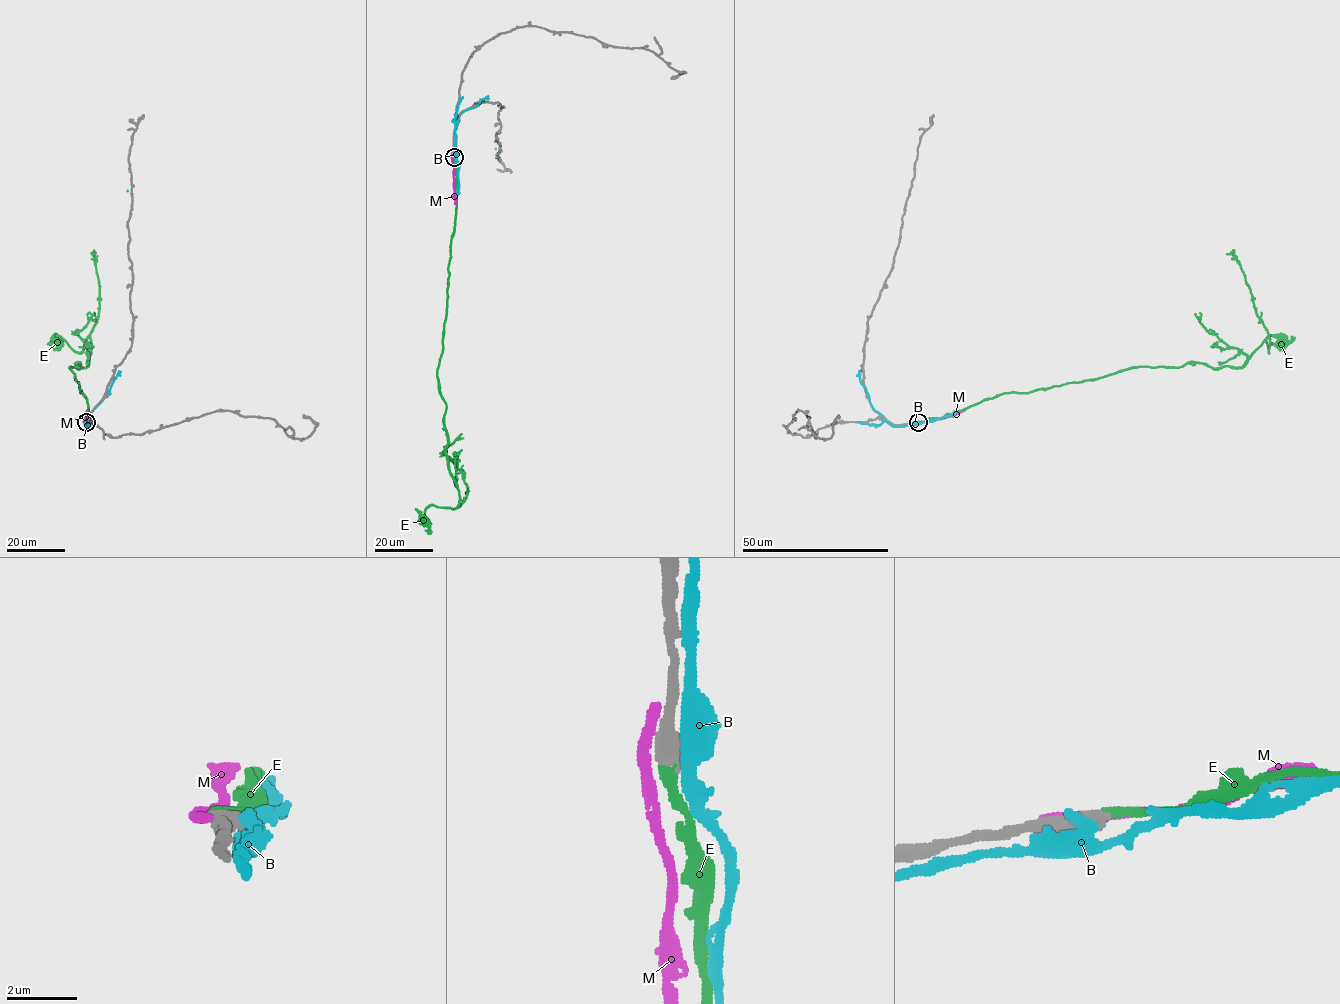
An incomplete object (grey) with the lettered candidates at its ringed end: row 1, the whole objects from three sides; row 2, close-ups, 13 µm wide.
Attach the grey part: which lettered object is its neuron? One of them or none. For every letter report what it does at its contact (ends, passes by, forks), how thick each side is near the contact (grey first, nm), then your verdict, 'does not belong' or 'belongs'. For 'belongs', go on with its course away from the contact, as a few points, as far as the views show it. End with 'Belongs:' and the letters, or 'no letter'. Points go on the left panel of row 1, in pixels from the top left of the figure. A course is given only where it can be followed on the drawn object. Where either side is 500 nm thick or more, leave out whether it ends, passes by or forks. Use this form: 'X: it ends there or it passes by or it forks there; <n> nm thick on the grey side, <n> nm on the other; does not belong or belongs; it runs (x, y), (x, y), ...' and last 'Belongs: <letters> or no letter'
B: 650 nm thick on the grey side, 360 nm on the other; does not belong
E: 550 nm thick on the grey side, 280 nm on the other; belongs; it runs (86, 421), (86, 399), (69, 368), (85, 367), (92, 341), (80, 352), (59, 335), (56, 342)
M: it ends there; 440 nm thick on the grey side, 360 nm on the other; does not belong
Belongs: E

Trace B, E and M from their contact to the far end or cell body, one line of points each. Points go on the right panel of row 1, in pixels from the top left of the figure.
B: (916, 422), (894, 427), (883, 421), (872, 406), (860, 380), (910, 190)
E: (918, 421), (1005, 393), (1132, 368), (1241, 367), (1269, 338), (1268, 352), (1269, 335), (1280, 342)
M: (916, 421), (943, 418), (965, 410)

